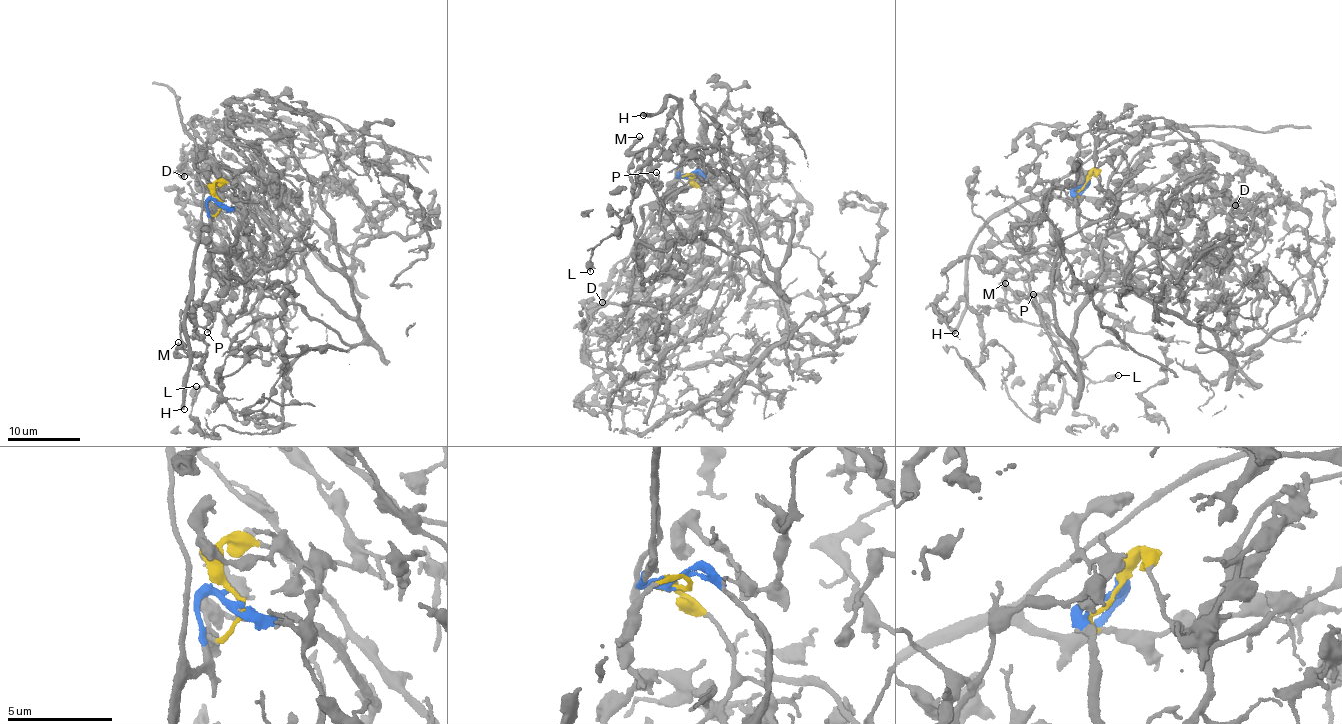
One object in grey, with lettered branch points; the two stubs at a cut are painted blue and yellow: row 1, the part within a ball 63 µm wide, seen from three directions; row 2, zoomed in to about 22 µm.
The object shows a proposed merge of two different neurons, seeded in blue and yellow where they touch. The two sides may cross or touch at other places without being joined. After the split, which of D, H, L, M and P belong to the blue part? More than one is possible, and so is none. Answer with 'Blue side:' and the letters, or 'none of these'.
Blue side: H

